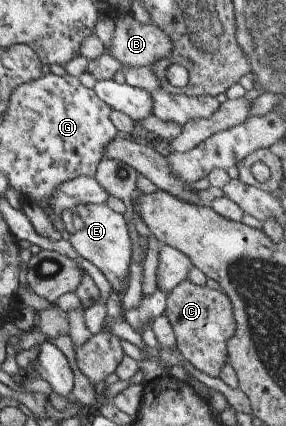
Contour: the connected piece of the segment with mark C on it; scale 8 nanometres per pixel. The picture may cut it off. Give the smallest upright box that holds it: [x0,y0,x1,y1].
[164,280,236,377]

